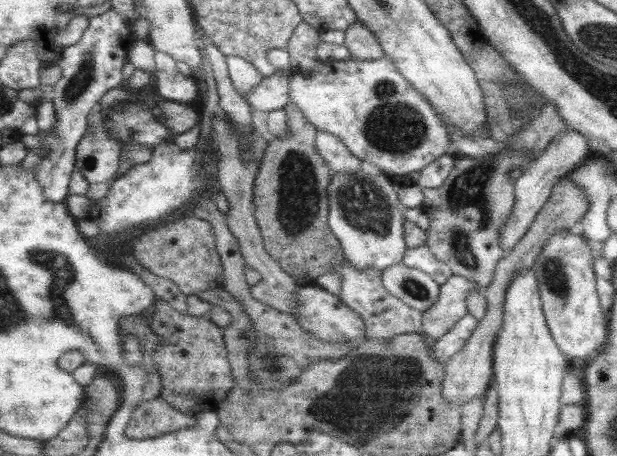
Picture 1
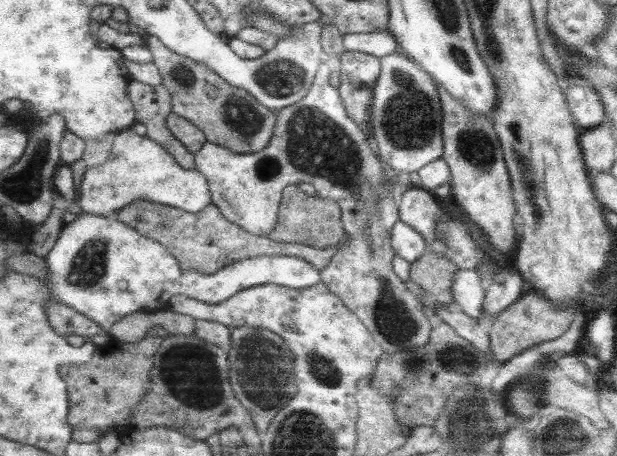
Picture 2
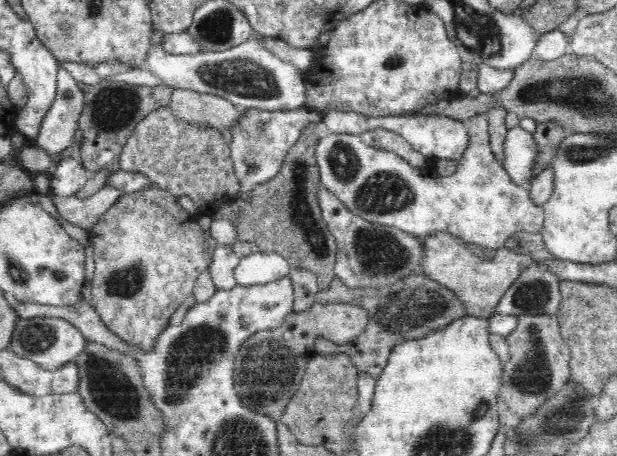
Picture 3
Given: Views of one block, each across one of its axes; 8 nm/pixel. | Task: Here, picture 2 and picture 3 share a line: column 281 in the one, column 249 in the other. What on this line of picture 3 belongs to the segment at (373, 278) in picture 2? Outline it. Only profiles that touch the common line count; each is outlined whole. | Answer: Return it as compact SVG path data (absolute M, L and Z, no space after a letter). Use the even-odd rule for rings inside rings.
M316 107L299 108L291 111L268 111L244 109L244 116L232 126L232 138L229 141L231 158L240 183L237 196L248 198L256 186L271 181L281 169L289 150L296 144L302 130L310 122L320 122L321 112Z

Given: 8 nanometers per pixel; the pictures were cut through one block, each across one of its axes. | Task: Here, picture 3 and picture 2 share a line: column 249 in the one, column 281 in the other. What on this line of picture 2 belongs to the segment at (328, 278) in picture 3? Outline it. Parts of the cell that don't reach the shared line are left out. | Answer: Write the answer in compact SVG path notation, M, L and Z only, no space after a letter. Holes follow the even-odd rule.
M288 185L282 190L279 204L278 220L270 230L268 238L278 242L300 243L314 248L328 248L345 235L342 227L340 207L332 200L324 197L308 196L297 185Z

